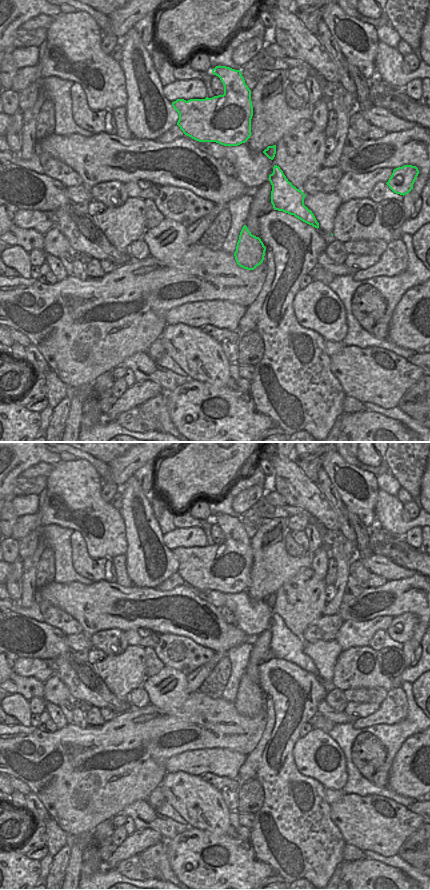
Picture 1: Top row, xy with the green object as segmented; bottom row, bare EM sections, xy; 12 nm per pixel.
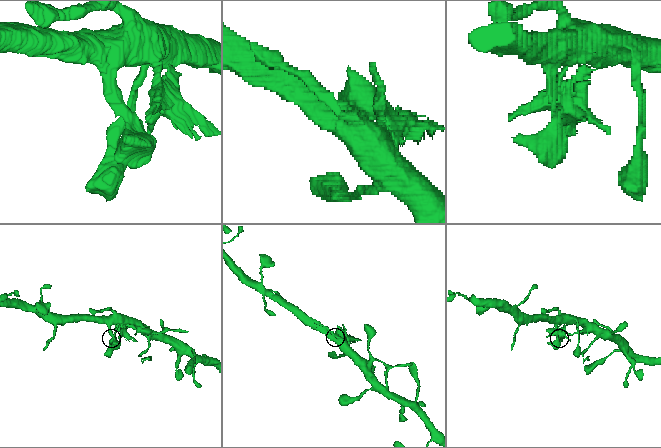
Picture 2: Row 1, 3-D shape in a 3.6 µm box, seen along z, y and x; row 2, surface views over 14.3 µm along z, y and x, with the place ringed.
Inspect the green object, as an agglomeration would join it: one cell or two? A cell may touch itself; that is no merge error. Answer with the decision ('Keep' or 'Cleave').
Cleave.

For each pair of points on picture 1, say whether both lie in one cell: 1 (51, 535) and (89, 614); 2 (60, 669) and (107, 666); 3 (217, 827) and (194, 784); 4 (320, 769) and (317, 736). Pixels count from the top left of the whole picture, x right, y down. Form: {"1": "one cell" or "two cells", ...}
{"1": "two cells", "2": "two cells", "3": "one cell", "4": "one cell"}

